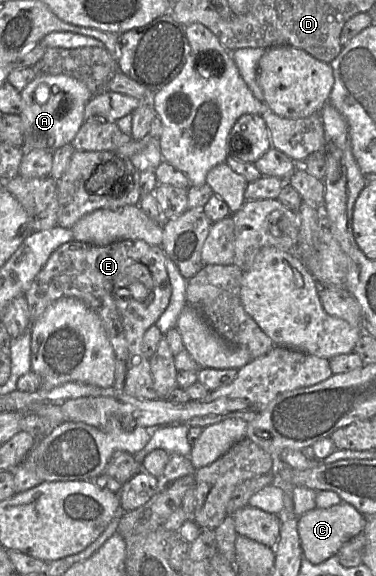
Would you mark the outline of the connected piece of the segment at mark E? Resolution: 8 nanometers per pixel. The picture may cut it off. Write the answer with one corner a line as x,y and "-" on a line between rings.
72,240
58,247
34,278
25,293
31,320
41,317
47,308
63,297
84,302
102,320
115,354
115,381
117,393
143,400
159,399
154,389
148,358
142,351
142,340
148,328
156,323
169,305
172,288
166,269
166,255
159,245
142,240
121,240
106,246
97,246

